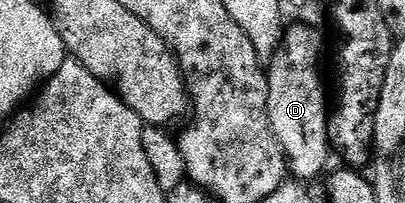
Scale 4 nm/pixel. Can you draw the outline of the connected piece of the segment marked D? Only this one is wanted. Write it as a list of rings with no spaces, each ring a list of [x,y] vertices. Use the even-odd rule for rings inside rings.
[[[293,24],[284,29],[277,53],[267,64],[269,129],[285,153],[288,171],[301,182],[310,182],[330,167],[331,112],[328,107],[325,109],[325,92],[321,89],[321,72],[317,69],[320,60],[321,40],[317,37],[316,30],[305,24]]]

